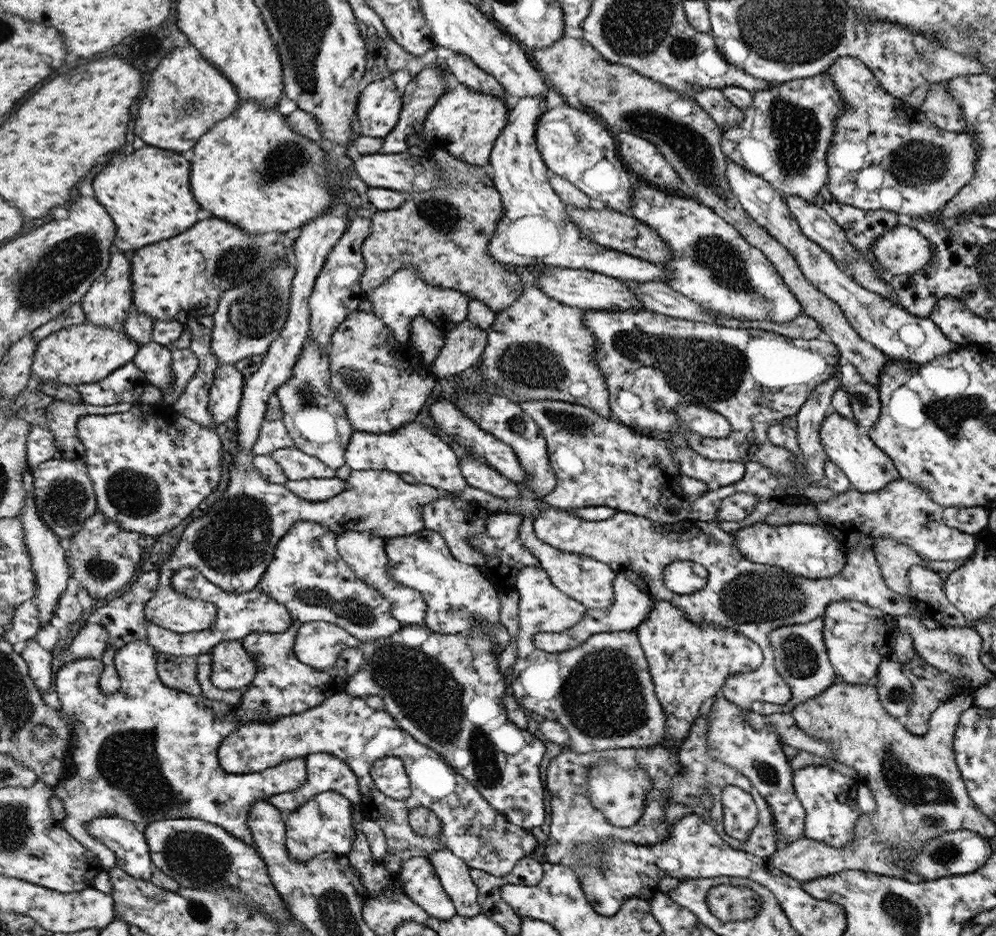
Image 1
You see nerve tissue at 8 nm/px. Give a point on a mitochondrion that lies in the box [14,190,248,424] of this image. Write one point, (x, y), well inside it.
(70, 262)

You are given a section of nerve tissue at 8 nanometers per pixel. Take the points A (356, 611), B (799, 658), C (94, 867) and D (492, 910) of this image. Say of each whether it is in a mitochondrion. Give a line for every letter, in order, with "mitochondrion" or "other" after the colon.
A: mitochondrion
B: mitochondrion
C: other
D: other

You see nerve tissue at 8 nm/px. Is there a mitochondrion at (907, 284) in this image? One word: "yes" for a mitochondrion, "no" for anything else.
no

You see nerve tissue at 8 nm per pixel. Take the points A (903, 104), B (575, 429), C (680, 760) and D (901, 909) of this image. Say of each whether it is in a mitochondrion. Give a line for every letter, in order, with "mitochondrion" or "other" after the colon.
A: other
B: mitochondrion
C: other
D: mitochondrion

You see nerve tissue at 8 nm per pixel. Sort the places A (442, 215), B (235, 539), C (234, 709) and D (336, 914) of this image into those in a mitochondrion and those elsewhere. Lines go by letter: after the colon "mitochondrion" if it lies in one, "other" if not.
A: mitochondrion
B: mitochondrion
C: other
D: mitochondrion

